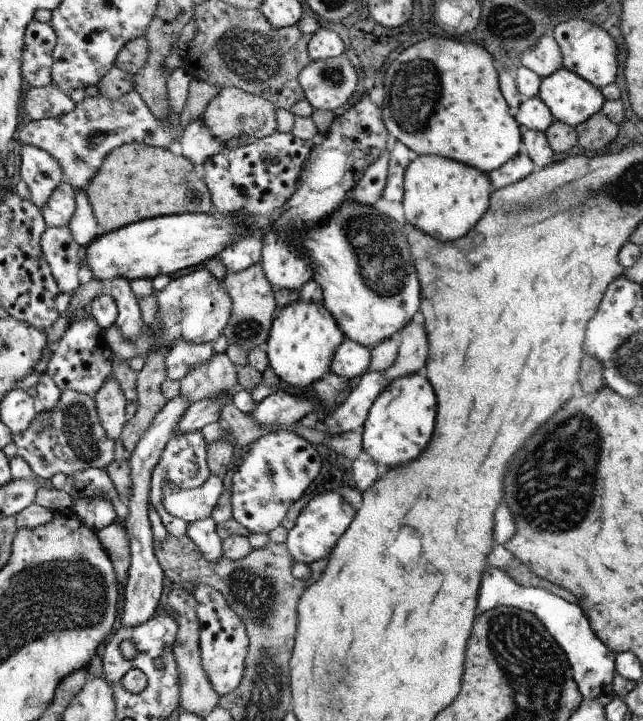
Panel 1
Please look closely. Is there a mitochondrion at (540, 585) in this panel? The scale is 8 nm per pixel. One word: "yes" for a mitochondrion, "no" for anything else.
no

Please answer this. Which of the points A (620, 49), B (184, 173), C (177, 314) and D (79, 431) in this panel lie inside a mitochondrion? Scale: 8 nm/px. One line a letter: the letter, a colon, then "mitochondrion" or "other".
A: other
B: mitochondrion
C: mitochondrion
D: mitochondrion

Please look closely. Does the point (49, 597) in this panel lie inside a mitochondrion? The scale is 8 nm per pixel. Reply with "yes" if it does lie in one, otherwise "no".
yes

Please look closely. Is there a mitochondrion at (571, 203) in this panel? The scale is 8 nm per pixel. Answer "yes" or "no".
yes

